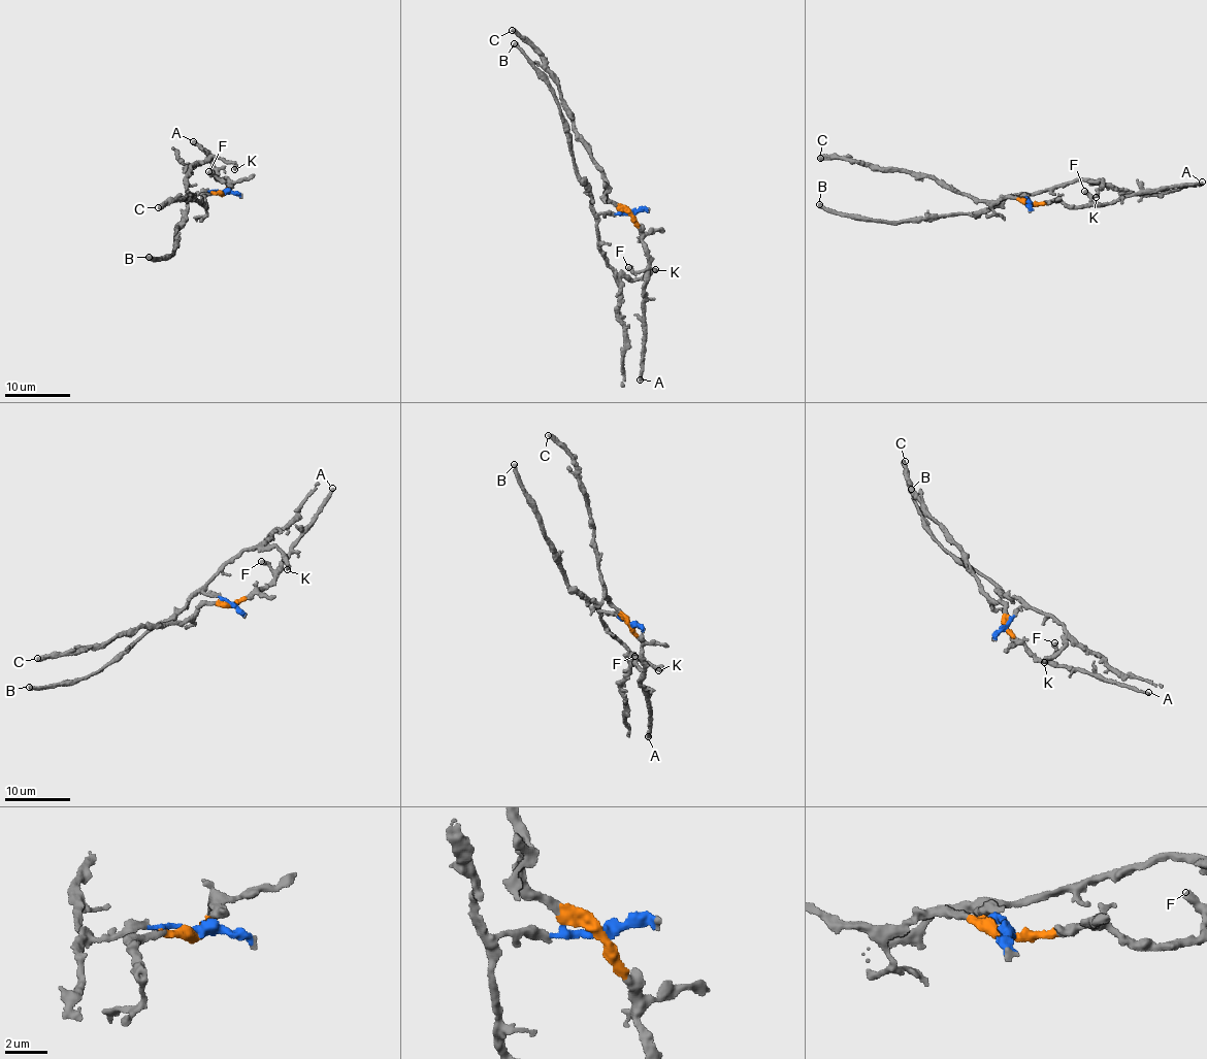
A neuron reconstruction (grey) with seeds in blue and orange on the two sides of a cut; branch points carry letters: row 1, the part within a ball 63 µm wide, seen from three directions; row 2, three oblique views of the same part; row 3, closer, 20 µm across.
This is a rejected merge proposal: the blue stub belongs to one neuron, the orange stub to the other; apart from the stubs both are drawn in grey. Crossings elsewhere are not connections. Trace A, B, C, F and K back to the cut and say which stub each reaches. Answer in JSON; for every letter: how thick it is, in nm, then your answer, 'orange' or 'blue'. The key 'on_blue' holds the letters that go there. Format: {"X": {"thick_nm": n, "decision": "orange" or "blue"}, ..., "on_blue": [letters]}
{"A": {"thick_nm": 260, "decision": "orange"}, "B": {"thick_nm": 400, "decision": "blue"}, "C": {"thick_nm": 440, "decision": "orange"}, "F": {"thick_nm": 400, "decision": "orange"}, "K": {"thick_nm": 320, "decision": "blue"}, "on_blue": ["B", "K"]}

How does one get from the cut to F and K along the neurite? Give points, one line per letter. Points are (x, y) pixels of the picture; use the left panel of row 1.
F: (224, 193), (222, 191), (229, 186), (208, 171)
K: (224, 193), (191, 194), (185, 189), (185, 179), (191, 166), (213, 158), (230, 161), (234, 170)

